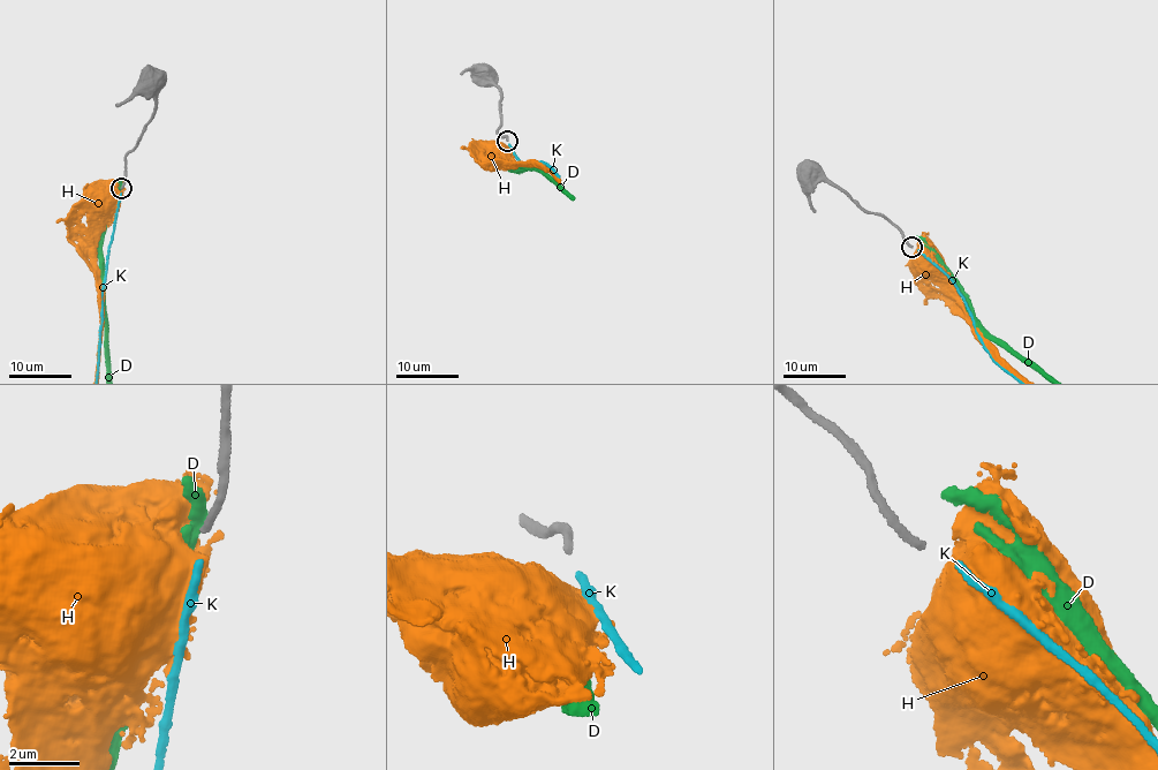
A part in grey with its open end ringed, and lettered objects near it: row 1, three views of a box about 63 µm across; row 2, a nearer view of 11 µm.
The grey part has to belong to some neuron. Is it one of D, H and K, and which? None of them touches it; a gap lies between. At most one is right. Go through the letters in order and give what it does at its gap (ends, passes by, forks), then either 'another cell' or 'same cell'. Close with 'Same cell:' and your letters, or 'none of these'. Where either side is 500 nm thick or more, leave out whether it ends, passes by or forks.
D: it ends | another cell
H: another cell
K: it ends | another cell
Same cell: none of these

